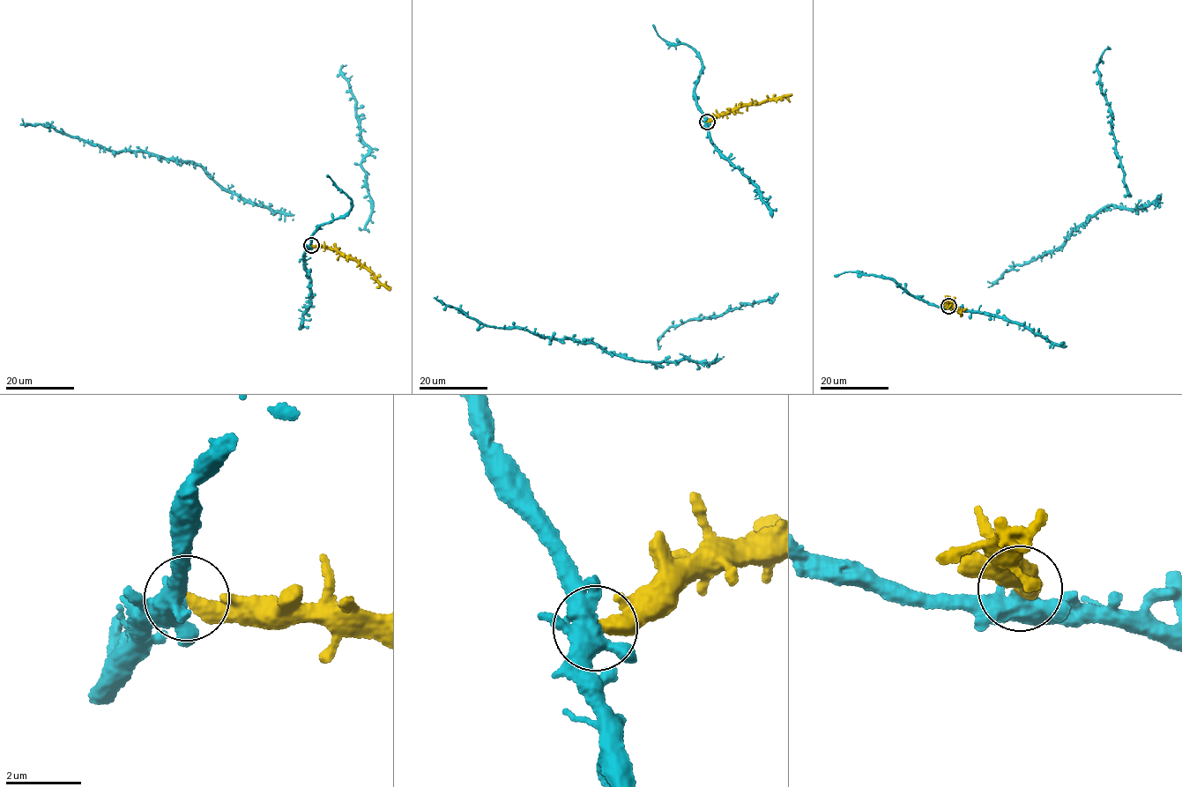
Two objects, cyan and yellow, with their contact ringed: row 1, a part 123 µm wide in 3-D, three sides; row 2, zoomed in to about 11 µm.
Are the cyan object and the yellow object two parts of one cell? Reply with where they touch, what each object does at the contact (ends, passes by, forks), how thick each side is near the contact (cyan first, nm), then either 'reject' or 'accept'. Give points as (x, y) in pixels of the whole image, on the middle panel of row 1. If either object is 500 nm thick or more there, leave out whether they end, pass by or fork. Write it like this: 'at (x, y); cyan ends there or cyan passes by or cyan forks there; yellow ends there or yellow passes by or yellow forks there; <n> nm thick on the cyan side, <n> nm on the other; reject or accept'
at (707, 122); cyan forks there; yellow ends there; 400 nm thick on the cyan side, 420 nm on the other; reject

